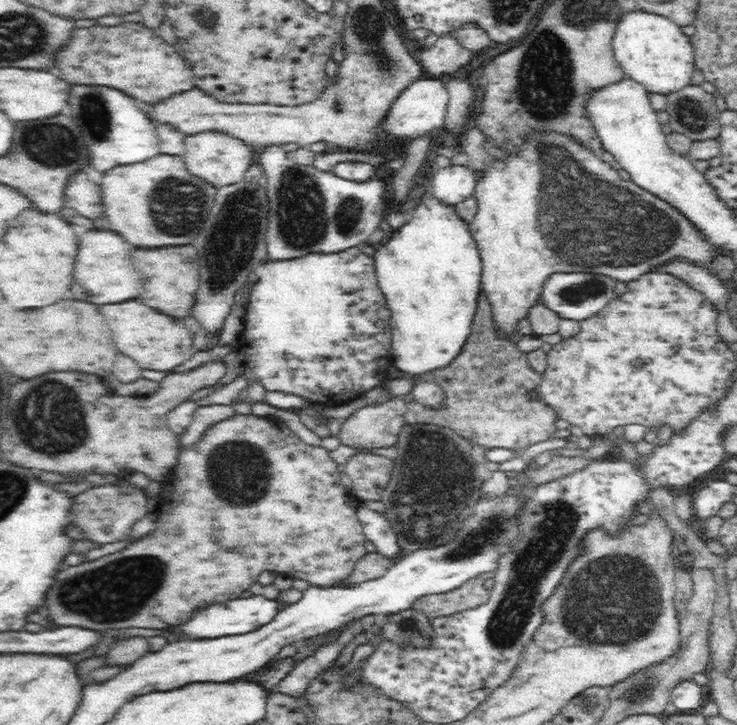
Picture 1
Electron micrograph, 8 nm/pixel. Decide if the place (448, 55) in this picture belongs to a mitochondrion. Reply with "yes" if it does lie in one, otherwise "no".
no

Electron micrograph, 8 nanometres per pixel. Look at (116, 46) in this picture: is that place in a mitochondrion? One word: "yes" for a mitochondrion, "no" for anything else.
no

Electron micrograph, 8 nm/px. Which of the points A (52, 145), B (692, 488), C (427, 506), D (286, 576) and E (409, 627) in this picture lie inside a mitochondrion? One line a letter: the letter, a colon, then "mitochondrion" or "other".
A: mitochondrion
B: other
C: mitochondrion
D: other
E: mitochondrion

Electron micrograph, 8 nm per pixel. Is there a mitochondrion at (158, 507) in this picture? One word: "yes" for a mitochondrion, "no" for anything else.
no

